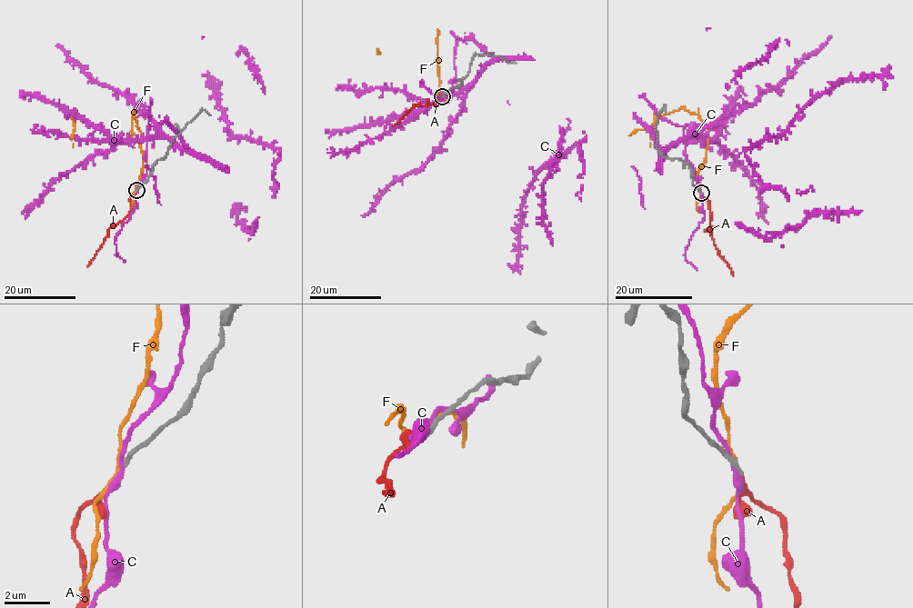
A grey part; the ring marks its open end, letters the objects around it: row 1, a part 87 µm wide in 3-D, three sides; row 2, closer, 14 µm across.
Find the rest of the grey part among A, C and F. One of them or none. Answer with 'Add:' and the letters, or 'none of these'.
Add: A

